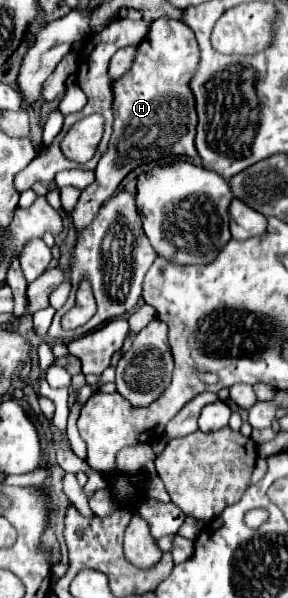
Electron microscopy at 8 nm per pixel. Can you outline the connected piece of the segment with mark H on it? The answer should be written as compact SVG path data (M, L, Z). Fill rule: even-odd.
M166 16L152 20L148 36L138 48L132 70L114 82L114 134L108 152L100 158L94 170L96 180L82 190L76 208L72 210L76 230L82 230L92 222L100 206L136 166L164 156L198 156L194 146L198 118L194 94L188 86L190 76L198 70L198 60L198 42L186 24Z

